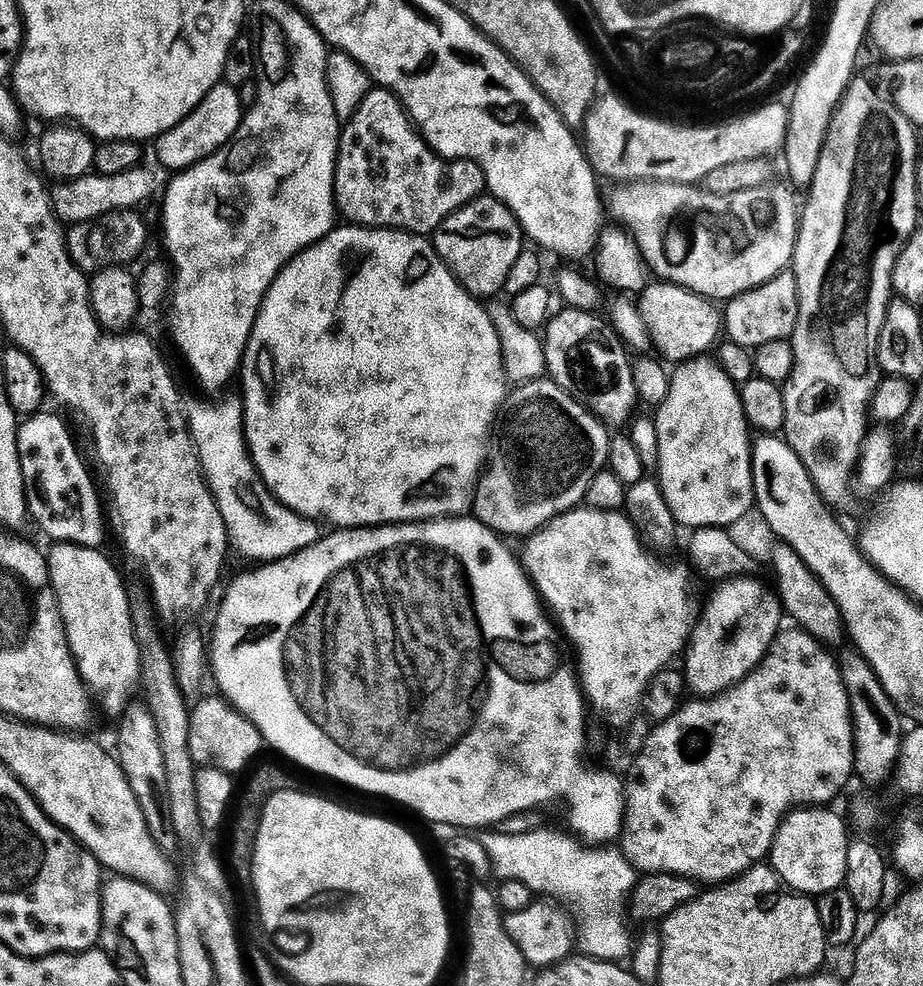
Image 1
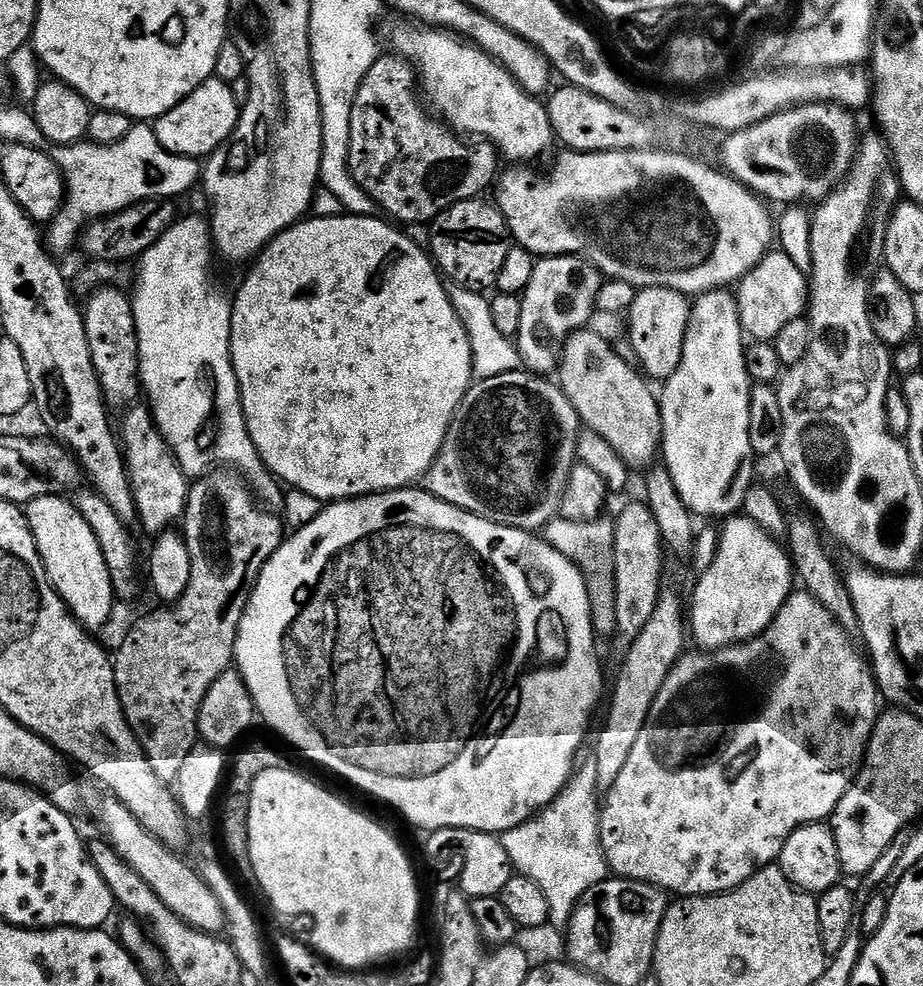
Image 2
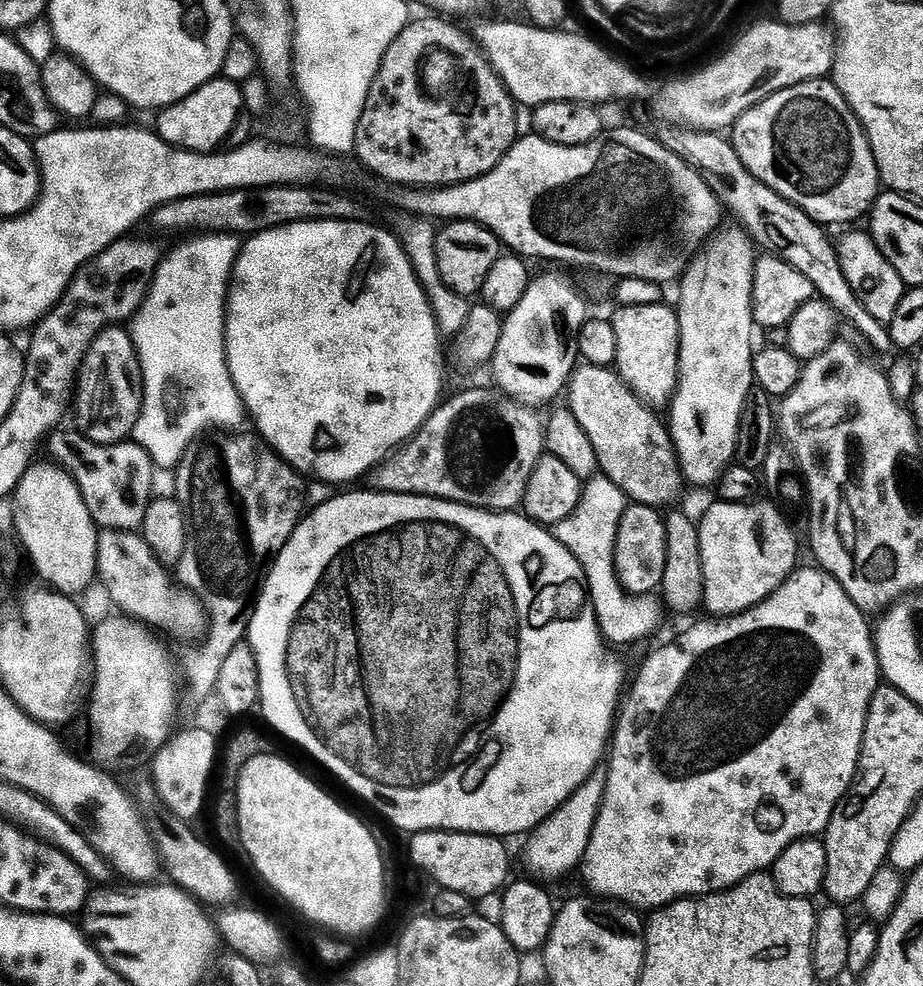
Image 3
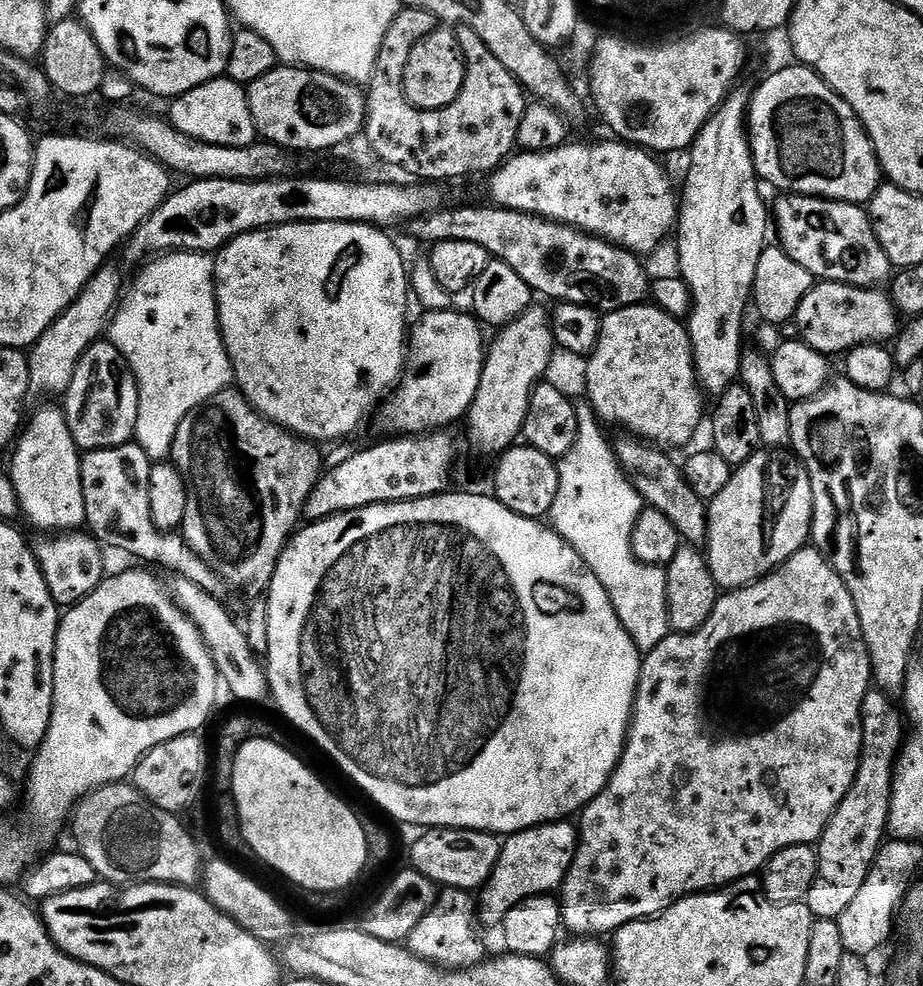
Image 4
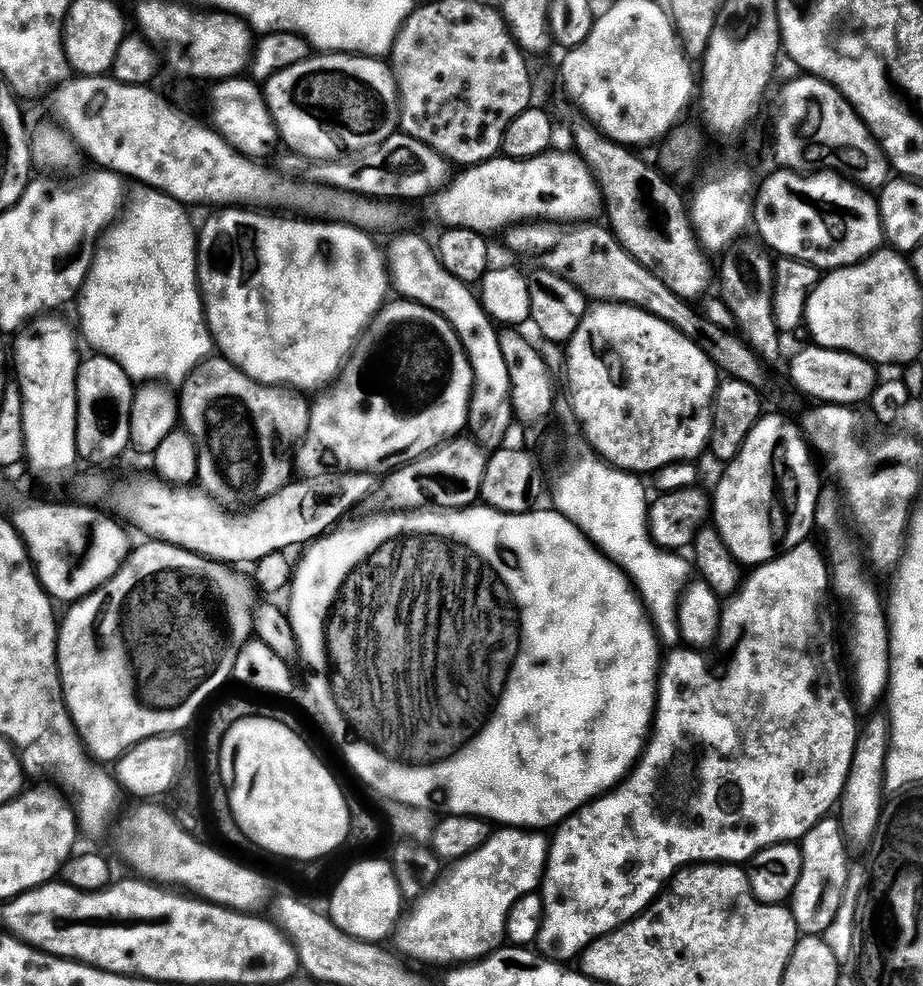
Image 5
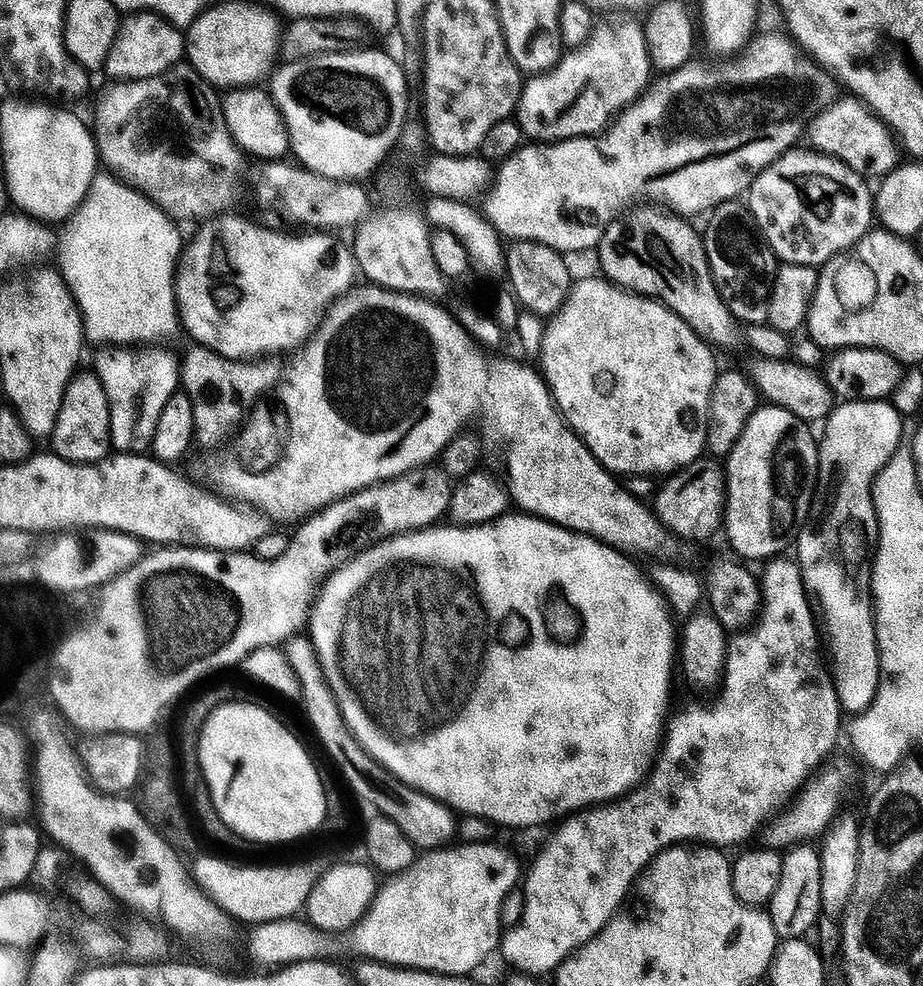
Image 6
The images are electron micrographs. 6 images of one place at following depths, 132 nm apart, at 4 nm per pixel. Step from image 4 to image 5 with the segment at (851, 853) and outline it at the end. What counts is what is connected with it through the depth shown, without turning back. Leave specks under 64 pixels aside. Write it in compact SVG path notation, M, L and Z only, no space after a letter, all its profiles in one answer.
M825 818L811 828L802 841L804 861L802 878L794 890L790 907L801 933L819 936L826 925L834 922L839 907L842 906L843 894L846 892L850 867L848 867L849 841L846 839L846 828L839 819Z

